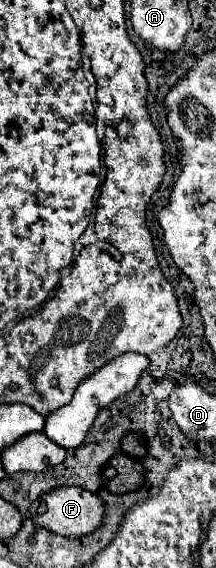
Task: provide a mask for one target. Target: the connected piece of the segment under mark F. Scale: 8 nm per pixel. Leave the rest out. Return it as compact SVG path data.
M59 486L43 494L43 502L45 512L31 520L61 536L89 534L103 520L103 502L79 486Z

